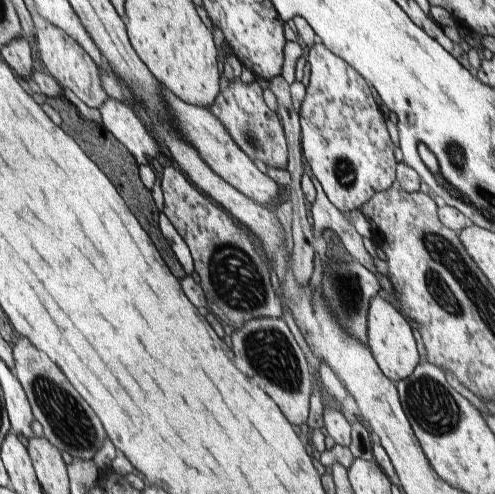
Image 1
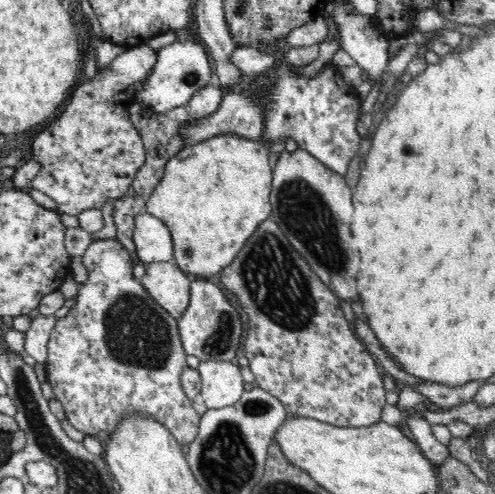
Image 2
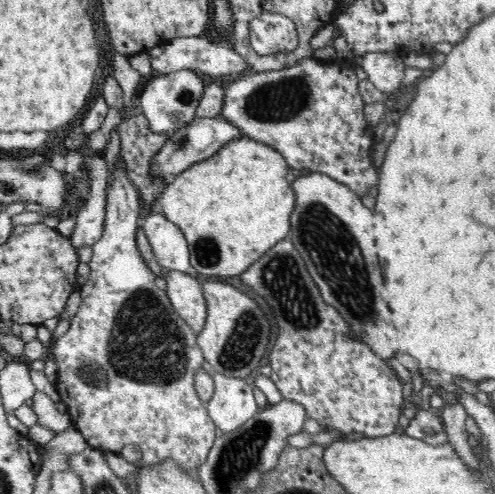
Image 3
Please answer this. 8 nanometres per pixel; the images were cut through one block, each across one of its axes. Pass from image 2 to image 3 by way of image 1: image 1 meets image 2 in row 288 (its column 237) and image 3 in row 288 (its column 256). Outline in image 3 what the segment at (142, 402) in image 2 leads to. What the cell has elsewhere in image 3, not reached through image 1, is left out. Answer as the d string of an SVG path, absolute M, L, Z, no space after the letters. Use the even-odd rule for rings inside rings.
M118 160L112 172L114 180L108 188L104 234L92 244L94 256L88 262L92 274L82 286L78 314L70 320L68 332L56 344L56 388L68 406L72 426L82 432L90 448L120 456L124 444L136 444L144 460L172 456L188 474L196 474L216 440L216 424L208 414L206 402L194 390L194 374L202 370L206 360L194 342L196 330L172 308L168 294L154 286L156 274L148 268L136 246L134 236L136 228L142 228L138 224L142 206L136 184L128 180L126 162Z

